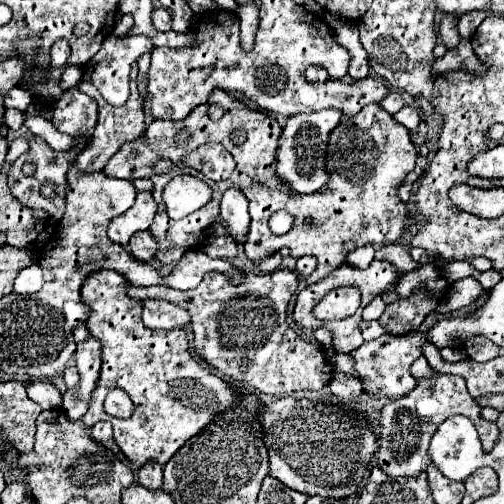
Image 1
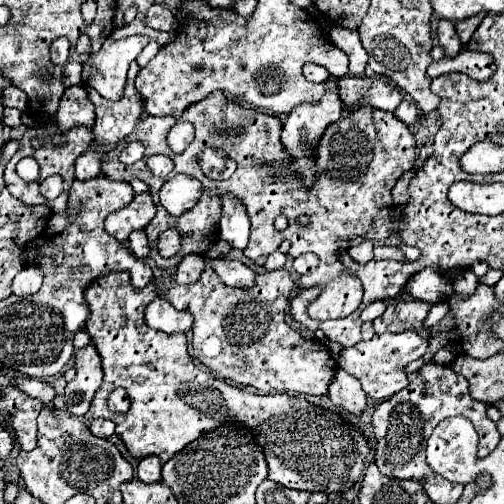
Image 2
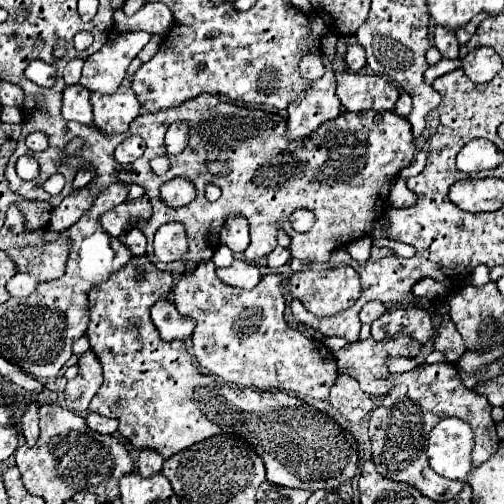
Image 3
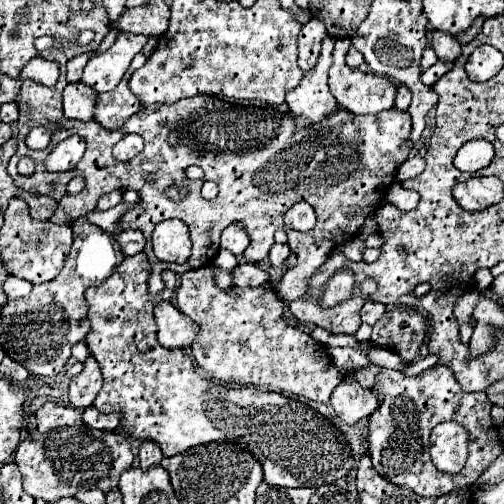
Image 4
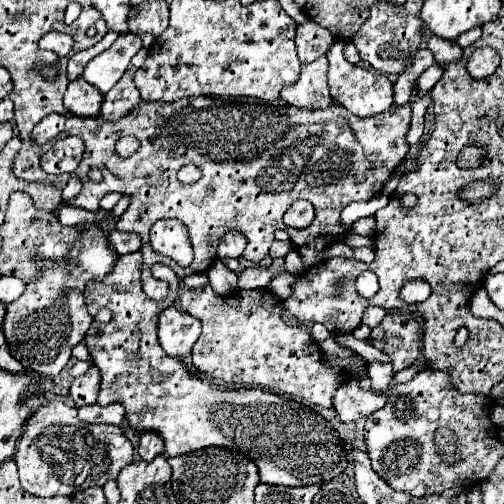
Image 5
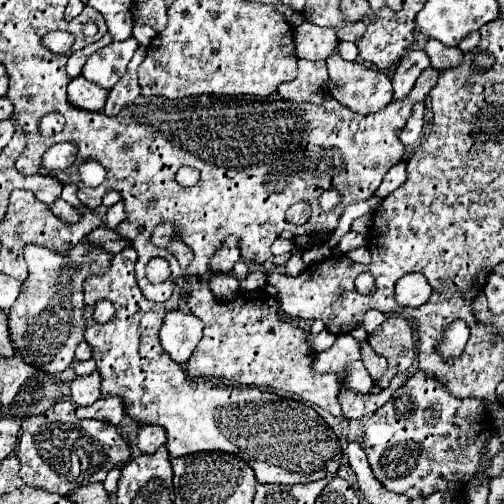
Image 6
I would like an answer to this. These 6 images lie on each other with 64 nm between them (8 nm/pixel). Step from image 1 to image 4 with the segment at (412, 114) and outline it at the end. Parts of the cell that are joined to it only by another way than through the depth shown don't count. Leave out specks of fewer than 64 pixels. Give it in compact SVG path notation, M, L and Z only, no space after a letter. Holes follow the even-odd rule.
M400 84L398 92L396 92L396 104L394 104L394 108L406 110L408 106L410 106L410 90L404 84Z

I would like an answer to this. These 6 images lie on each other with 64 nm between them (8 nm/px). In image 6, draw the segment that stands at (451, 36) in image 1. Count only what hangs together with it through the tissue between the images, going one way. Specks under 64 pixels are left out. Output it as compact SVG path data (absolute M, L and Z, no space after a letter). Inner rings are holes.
M428 40L424 50L430 56L430 62L432 62L430 66L436 68L438 72L442 72L444 68L456 68L456 64L460 64L464 56L460 48L448 48L436 40Z

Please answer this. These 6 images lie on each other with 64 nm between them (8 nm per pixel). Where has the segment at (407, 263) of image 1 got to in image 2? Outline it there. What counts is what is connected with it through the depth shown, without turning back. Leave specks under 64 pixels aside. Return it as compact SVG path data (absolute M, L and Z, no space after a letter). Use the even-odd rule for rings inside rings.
M374 246L374 258L396 258L396 260L406 260L404 254L396 246Z

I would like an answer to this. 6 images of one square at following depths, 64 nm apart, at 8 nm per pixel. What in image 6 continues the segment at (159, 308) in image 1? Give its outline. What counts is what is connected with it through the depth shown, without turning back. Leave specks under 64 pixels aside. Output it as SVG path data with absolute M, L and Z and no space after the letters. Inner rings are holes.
M174 310L164 318L160 330L160 342L162 348L170 354L170 358L180 366L186 366L200 338L202 338L202 324L200 318L196 318L194 314L184 314L182 310Z

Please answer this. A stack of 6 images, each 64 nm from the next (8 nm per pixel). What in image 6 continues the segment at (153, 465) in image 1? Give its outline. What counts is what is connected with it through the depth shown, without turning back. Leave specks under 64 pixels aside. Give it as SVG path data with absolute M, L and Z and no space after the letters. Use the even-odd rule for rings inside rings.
M140 424L138 428L138 448L144 454L152 454L158 446L166 444L166 432L158 424Z

